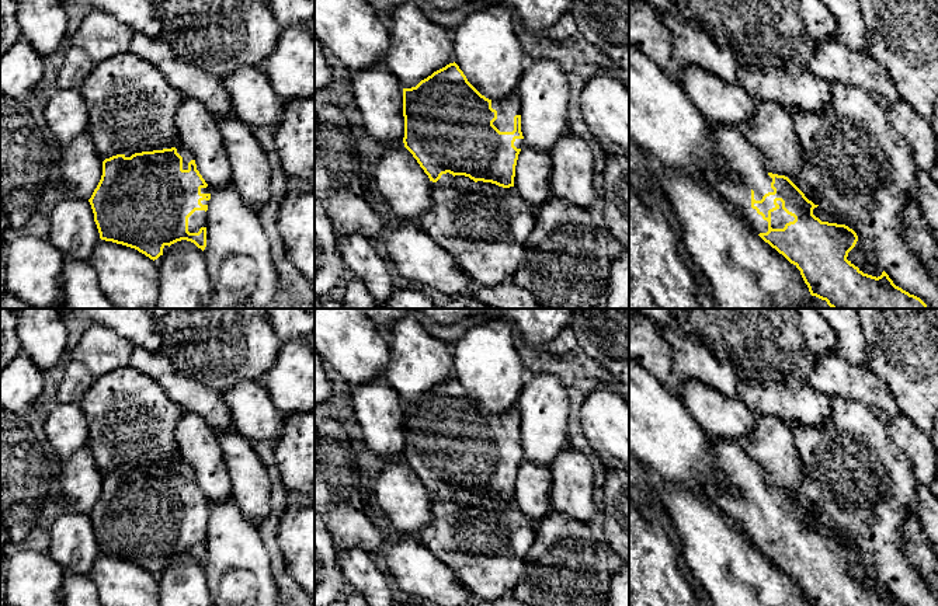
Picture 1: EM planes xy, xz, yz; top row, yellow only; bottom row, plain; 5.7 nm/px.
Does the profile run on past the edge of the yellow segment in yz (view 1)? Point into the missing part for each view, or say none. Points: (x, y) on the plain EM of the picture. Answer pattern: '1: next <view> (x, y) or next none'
1: next yz (747, 484)

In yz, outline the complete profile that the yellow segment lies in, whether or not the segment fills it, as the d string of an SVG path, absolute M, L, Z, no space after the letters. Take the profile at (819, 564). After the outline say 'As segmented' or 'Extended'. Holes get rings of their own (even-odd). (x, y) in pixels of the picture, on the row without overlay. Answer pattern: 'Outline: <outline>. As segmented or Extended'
Outline: M709 436L711 453L727 476L725 488L706 487L708 499L716 505L765 557L782 568L799 585L809 606L906 606L883 585L880 591L864 588L847 574L858 556L857 547L845 539L821 536L813 529L814 519L785 490L767 484L762 466L737 440Z. Extended

